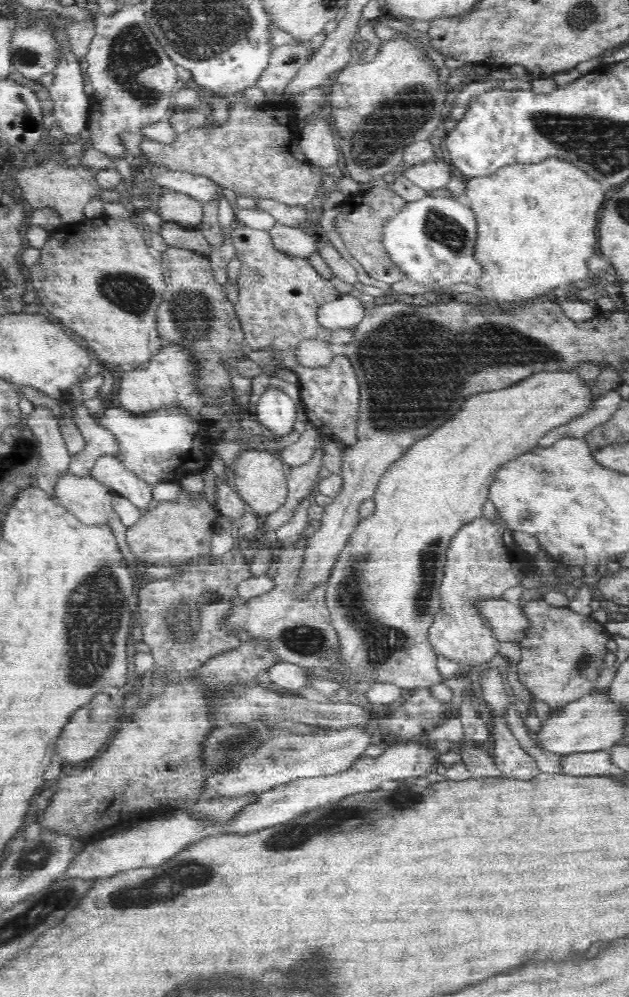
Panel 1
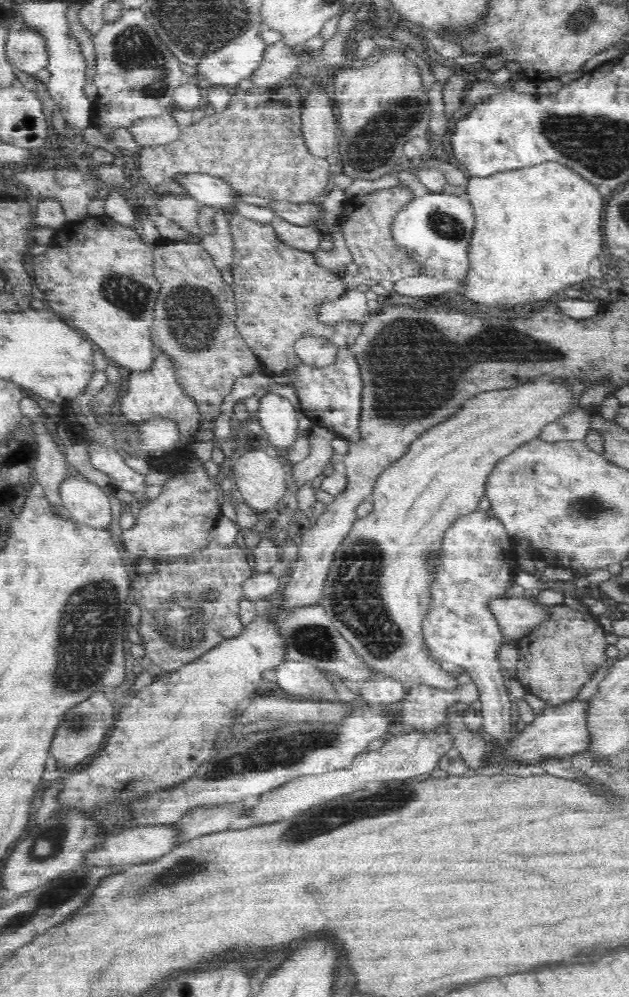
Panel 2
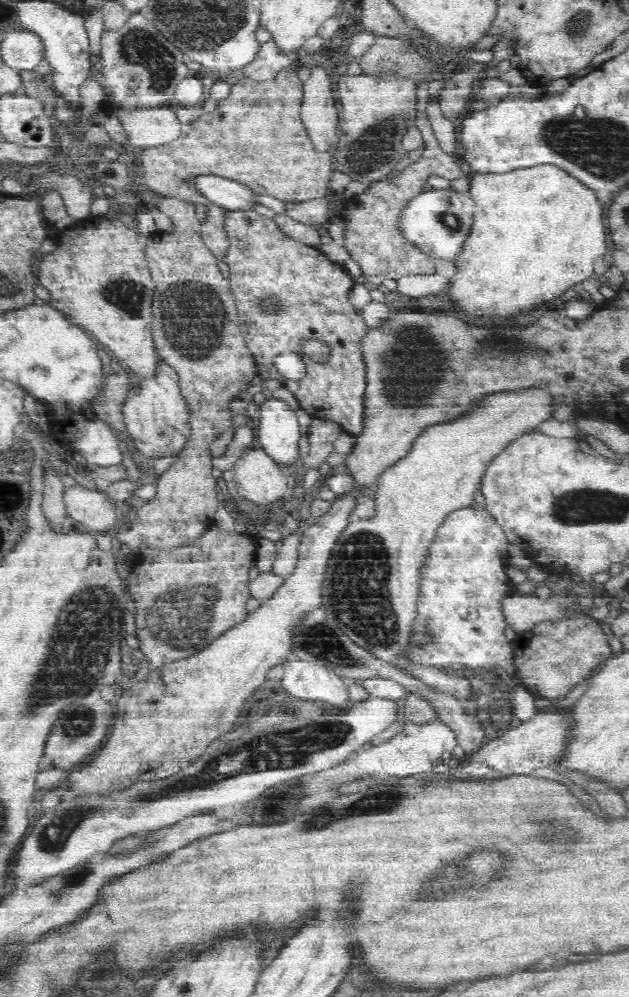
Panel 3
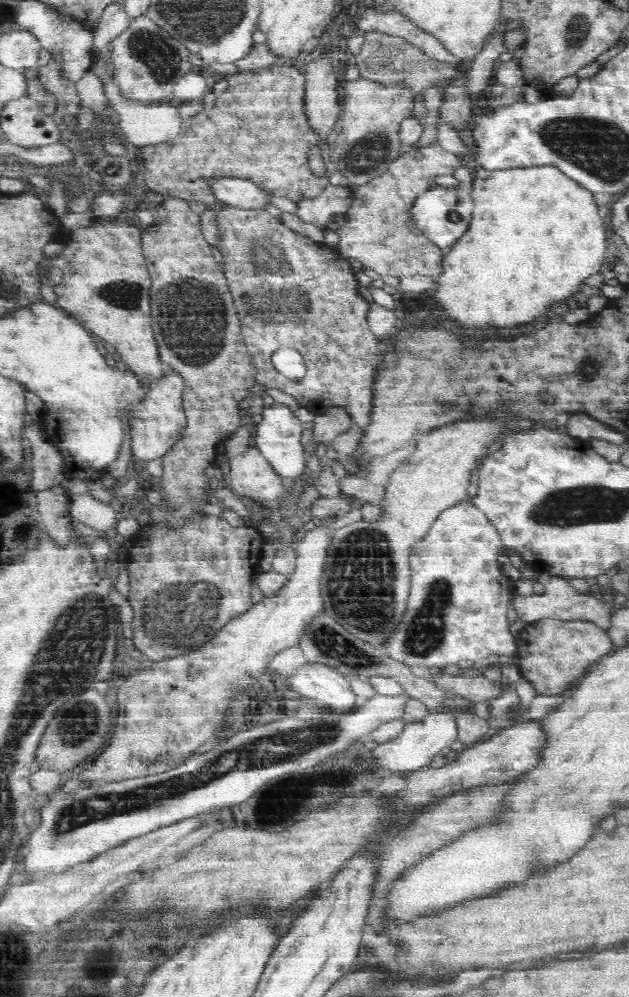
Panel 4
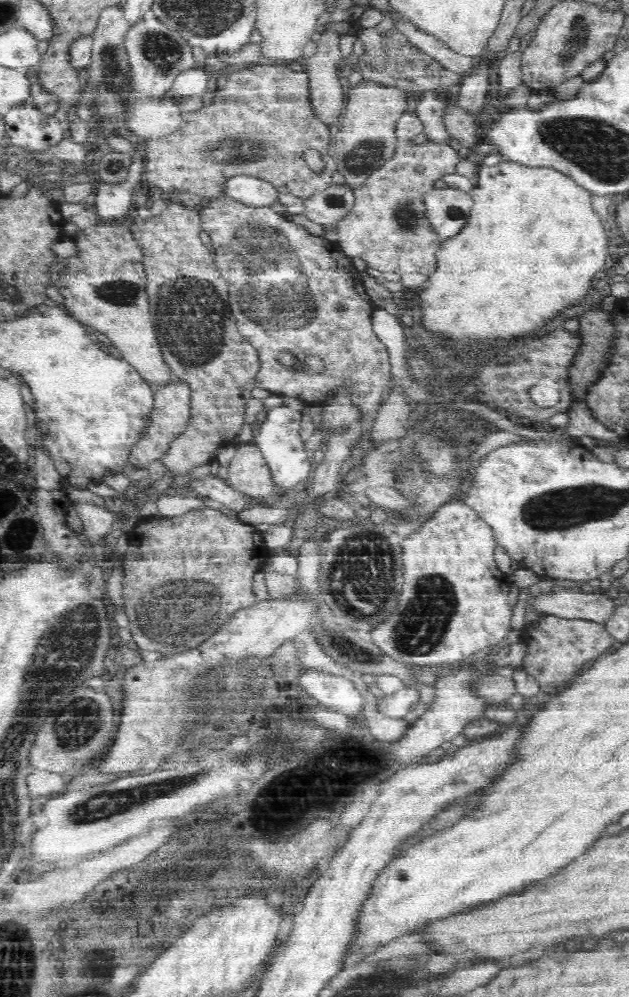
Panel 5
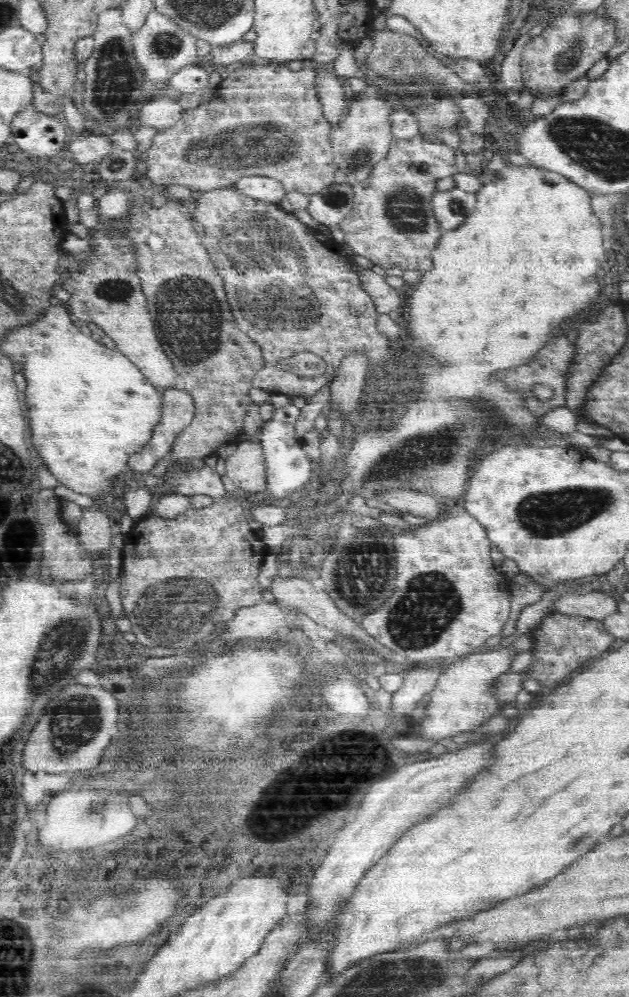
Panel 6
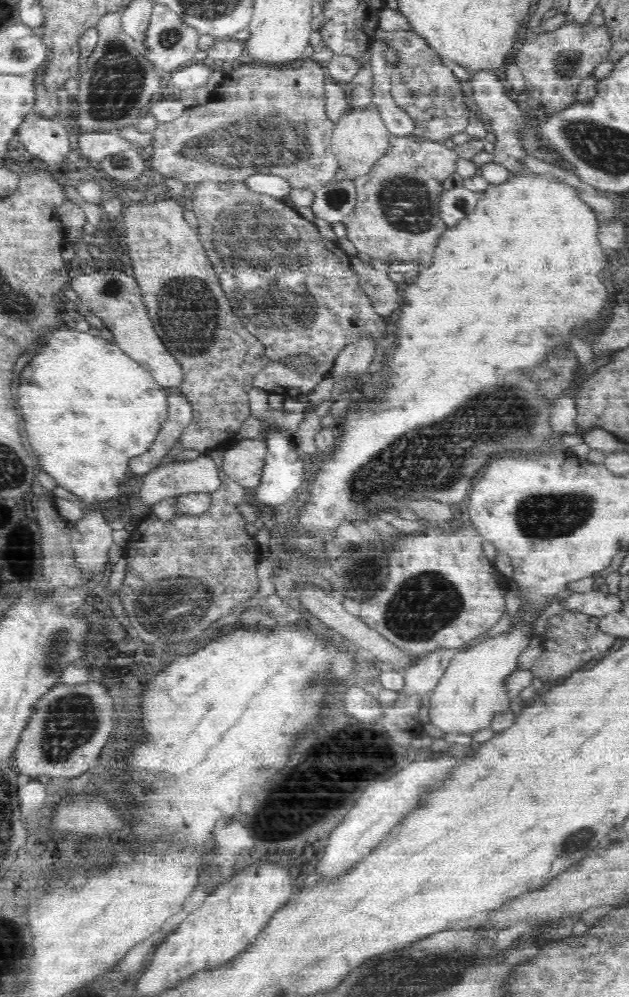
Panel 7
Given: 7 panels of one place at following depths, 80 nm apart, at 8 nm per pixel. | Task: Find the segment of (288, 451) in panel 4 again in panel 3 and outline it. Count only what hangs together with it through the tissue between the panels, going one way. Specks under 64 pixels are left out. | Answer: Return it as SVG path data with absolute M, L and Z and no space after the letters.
M267 399L259 407L260 426L254 431L254 443L282 469L282 472L290 477L294 474L295 466L300 462L298 453L298 440L305 431L298 423L295 411L290 408L288 403L280 399Z

